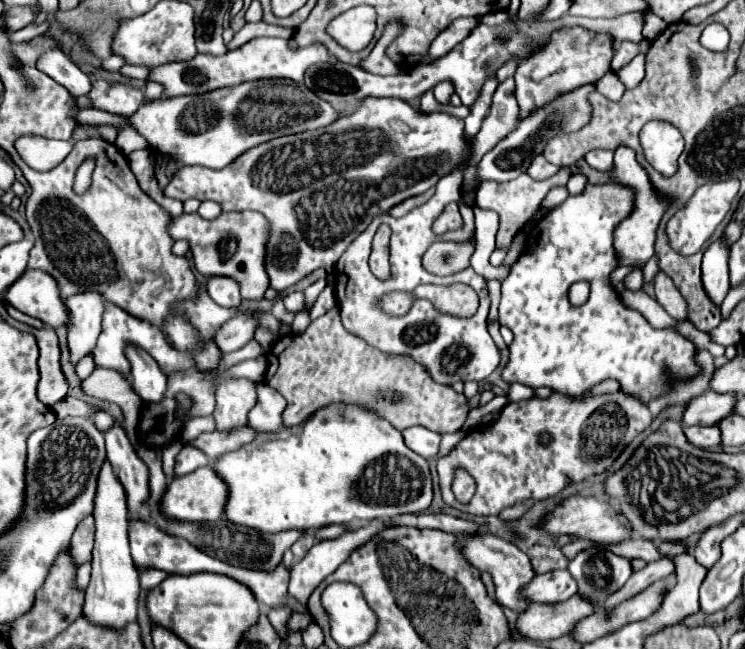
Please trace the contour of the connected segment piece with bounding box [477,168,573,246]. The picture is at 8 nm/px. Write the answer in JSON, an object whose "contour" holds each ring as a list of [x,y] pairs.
{"contour":[[[559,168],[559,172],[555,176],[551,176],[549,180],[537,182],[533,178],[529,178],[529,174],[521,174],[519,178],[511,180],[511,182],[495,182],[495,180],[481,180],[479,182],[479,190],[477,190],[477,206],[479,208],[489,208],[495,210],[499,214],[499,232],[497,232],[497,246],[511,246],[513,236],[523,228],[523,224],[539,210],[543,198],[547,196],[547,192],[555,186],[565,186],[569,176],[573,172],[569,168]]]}

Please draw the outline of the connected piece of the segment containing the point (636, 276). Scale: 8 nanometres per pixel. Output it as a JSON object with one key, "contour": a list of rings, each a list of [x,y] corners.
{"contour":[[[633,270],[625,276],[625,288],[627,290],[639,290],[641,288],[641,282],[643,282],[643,276],[641,276],[641,270]]]}

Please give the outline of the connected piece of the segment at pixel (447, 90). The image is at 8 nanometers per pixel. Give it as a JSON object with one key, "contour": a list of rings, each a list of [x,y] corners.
{"contour":[[[437,84],[437,88],[433,90],[433,96],[437,102],[441,104],[449,104],[449,96],[453,94],[453,86],[451,84]]]}

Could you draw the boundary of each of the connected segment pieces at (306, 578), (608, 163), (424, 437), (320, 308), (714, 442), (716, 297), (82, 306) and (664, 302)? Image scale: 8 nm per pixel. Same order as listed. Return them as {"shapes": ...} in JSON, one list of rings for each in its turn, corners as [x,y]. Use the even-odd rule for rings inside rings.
{"shapes":[[[[373,520],[367,528],[361,528],[357,532],[347,532],[347,534],[341,534],[339,538],[335,540],[323,540],[323,542],[317,542],[307,554],[303,560],[295,562],[291,566],[291,574],[289,574],[289,594],[293,598],[297,598],[303,606],[307,604],[307,598],[311,596],[311,592],[329,576],[333,574],[347,558],[349,558],[349,552],[353,552],[355,546],[361,546],[365,544],[365,540],[369,540],[369,536],[373,536],[375,532],[381,532],[383,528],[387,528],[387,524],[383,524],[381,520]]],[[[593,150],[593,152],[589,152],[589,154],[585,156],[585,160],[587,160],[587,164],[589,164],[591,168],[605,172],[605,170],[611,170],[611,166],[613,166],[613,152]]],[[[421,426],[405,428],[401,434],[403,434],[405,444],[413,452],[417,452],[419,456],[423,456],[423,458],[435,458],[437,456],[439,442],[441,442],[441,434],[429,432],[427,428],[421,428]]],[[[327,286],[327,288],[319,294],[319,298],[317,298],[315,306],[311,308],[309,316],[315,320],[315,318],[323,316],[325,312],[329,312],[329,310],[335,308],[335,306],[337,306],[337,302],[335,302],[335,296],[333,296],[333,286]]],[[[689,426],[689,428],[685,428],[685,436],[687,436],[687,440],[689,440],[693,446],[697,446],[697,448],[711,450],[711,448],[721,446],[721,436],[719,436],[719,432],[717,432],[717,426],[709,426],[709,428]]],[[[717,240],[713,242],[707,252],[703,254],[703,264],[701,264],[701,282],[703,288],[709,296],[709,300],[715,306],[721,306],[723,298],[729,292],[729,268],[727,268],[727,256],[729,248]]],[[[85,292],[65,300],[69,314],[67,344],[71,352],[71,364],[77,366],[81,358],[93,352],[97,336],[101,334],[101,316],[105,300],[97,292]]],[[[657,272],[653,278],[653,284],[655,284],[655,300],[667,310],[667,314],[677,320],[685,320],[687,304],[679,296],[673,280],[669,276],[665,276],[665,272]]]]}

